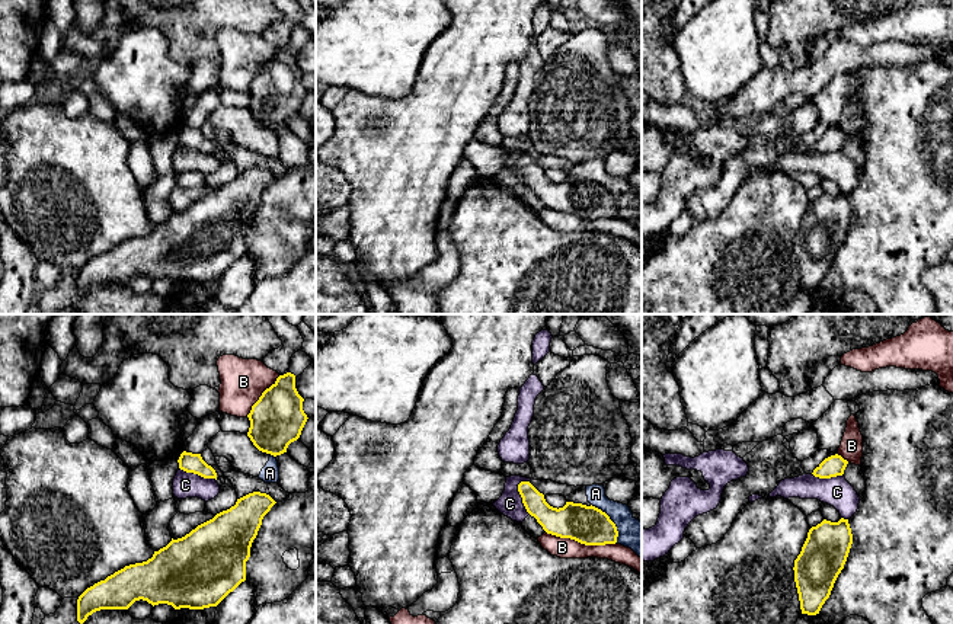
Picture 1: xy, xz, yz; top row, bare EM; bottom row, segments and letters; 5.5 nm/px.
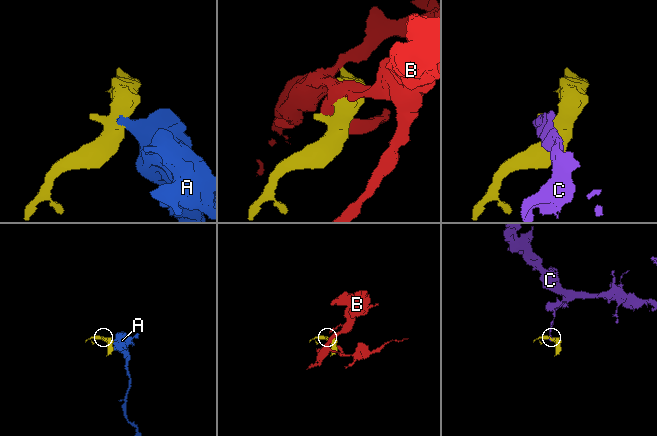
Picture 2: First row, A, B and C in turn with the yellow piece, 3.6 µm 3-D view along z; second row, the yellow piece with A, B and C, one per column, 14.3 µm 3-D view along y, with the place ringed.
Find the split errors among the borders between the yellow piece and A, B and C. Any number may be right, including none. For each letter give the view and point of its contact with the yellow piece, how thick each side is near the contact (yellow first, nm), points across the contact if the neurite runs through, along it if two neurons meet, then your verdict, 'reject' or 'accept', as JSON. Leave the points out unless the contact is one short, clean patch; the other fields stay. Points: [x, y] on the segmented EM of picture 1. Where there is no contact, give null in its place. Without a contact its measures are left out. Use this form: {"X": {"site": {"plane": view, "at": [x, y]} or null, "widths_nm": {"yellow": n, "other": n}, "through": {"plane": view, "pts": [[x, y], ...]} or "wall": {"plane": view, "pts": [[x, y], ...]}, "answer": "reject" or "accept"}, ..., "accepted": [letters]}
{"A": {"site": {"plane": "xz", "at": [611, 521]}, "widths_nm": {"yellow": 220, "other": 170}, "wall": {"plane": "xz", "pts": [[591, 504], [600, 508], [614, 524], [617, 541]]}, "answer": "reject"}, "B": {"site": {"plane": "xz", "at": [581, 543]}, "widths_nm": {"yellow": 220, "other": 110}, "answer": "reject"}, "C": {"site": {"plane": "xz", "at": [521, 496]}, "widths_nm": {"yellow": 150, "other": 140}, "wall": {"plane": "xz", "pts": [[521, 480], [518, 493], [530, 514]]}, "answer": "reject"}, "accepted": []}

